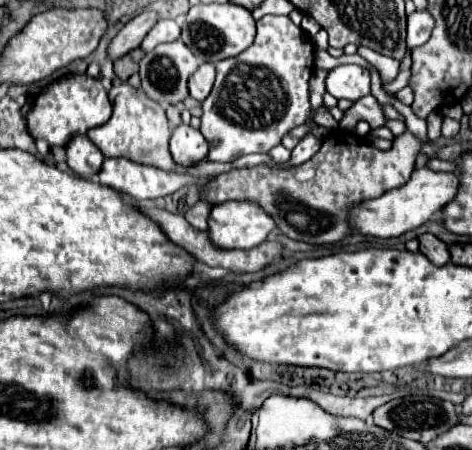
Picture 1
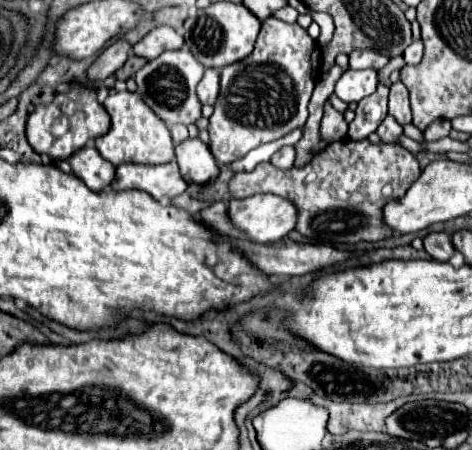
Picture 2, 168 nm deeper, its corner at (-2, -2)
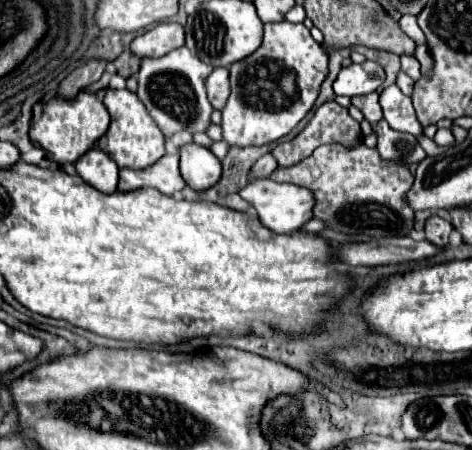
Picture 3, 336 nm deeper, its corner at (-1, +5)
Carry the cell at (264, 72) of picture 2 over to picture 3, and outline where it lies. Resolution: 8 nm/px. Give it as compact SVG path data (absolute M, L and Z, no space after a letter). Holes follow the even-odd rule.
M291 22L265 24L261 46L245 60L239 60L233 66L229 66L231 96L227 98L227 104L221 110L223 142L227 142L229 146L245 148L245 146L271 144L271 142L287 136L305 118L305 114L313 108L325 76L327 76L327 54L313 40L313 36L305 24L291 24Z

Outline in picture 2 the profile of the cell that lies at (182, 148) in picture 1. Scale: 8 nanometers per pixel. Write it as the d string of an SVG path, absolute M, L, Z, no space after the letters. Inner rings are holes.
M186 139L176 145L176 161L180 165L180 173L190 185L206 185L214 183L220 169L216 159L212 157L206 143L200 139Z

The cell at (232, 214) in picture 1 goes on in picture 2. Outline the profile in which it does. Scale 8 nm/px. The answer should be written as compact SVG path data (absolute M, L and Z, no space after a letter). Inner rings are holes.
M252 195L230 201L230 219L256 243L274 243L296 227L296 209L278 195Z

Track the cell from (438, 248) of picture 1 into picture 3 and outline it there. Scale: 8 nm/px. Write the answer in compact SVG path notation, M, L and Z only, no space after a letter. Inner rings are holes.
M431 216L427 222L425 222L425 238L439 246L439 248L445 248L449 244L449 234L451 234L453 226L449 220L443 220L439 216Z

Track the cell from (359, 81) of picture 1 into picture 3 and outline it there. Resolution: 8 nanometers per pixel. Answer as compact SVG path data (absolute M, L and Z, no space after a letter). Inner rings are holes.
M365 60L363 64L351 64L341 68L337 80L333 82L333 90L339 96L359 96L375 92L385 80L385 72L377 62Z

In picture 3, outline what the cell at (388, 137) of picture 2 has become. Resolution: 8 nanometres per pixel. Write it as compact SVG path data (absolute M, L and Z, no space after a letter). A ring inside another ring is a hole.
M379 120L379 122L371 124L371 126L373 126L373 132L379 138L377 150L381 152L381 158L395 160L395 162L411 166L415 162L421 162L427 156L423 152L423 148L419 146L415 136L393 130L385 120Z

